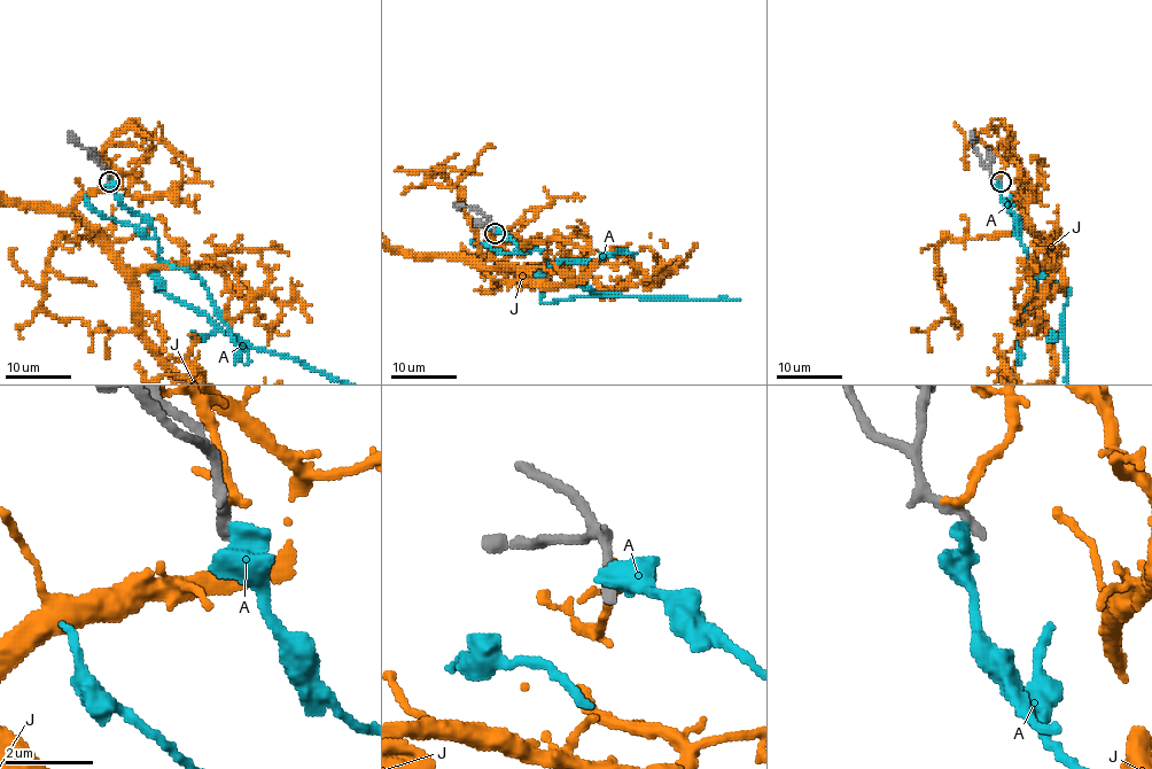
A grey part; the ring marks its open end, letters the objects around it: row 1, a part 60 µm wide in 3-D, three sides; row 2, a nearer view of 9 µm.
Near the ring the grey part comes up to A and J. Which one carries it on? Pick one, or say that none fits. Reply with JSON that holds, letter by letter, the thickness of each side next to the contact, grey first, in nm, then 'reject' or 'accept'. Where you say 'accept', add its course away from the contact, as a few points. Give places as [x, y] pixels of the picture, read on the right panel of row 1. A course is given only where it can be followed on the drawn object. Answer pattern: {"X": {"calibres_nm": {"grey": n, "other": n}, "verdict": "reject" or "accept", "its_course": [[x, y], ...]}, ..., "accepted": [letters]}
{"A": {"calibres_nm": {"grey": 280, "other": 480}, "verdict": "reject"}, "J": {"calibres_nm": {"grey": 340, "other": 200}, "verdict": "reject"}, "accepted": []}

